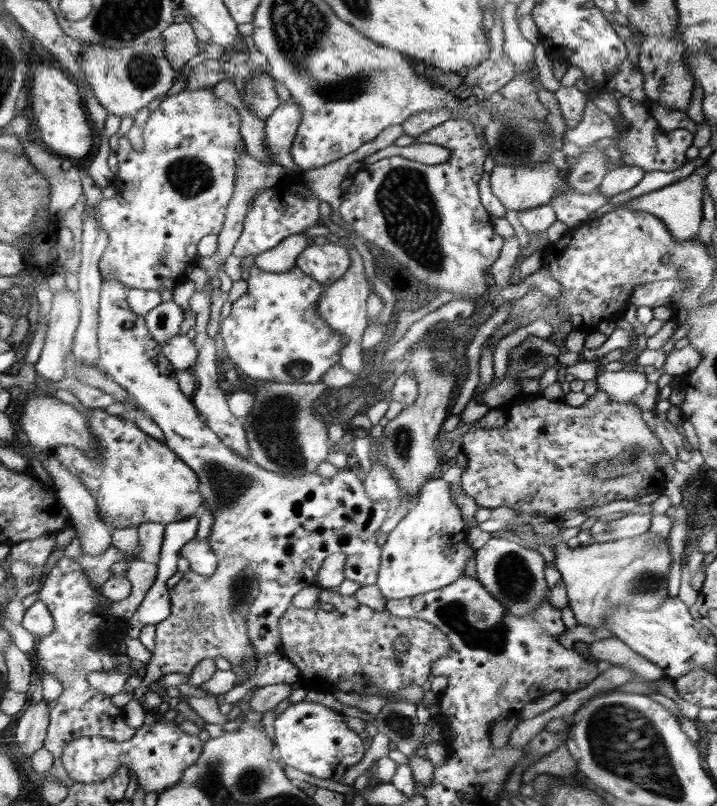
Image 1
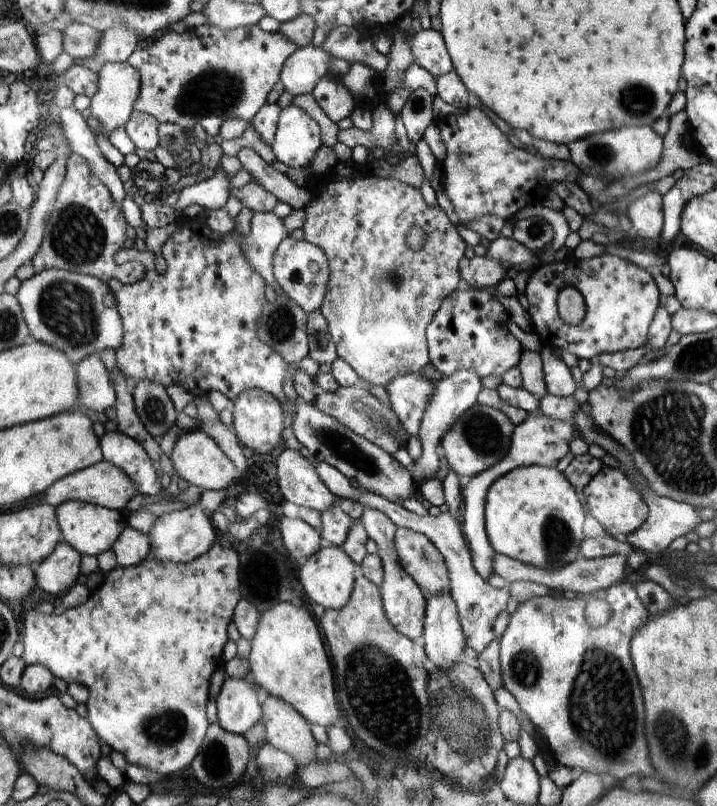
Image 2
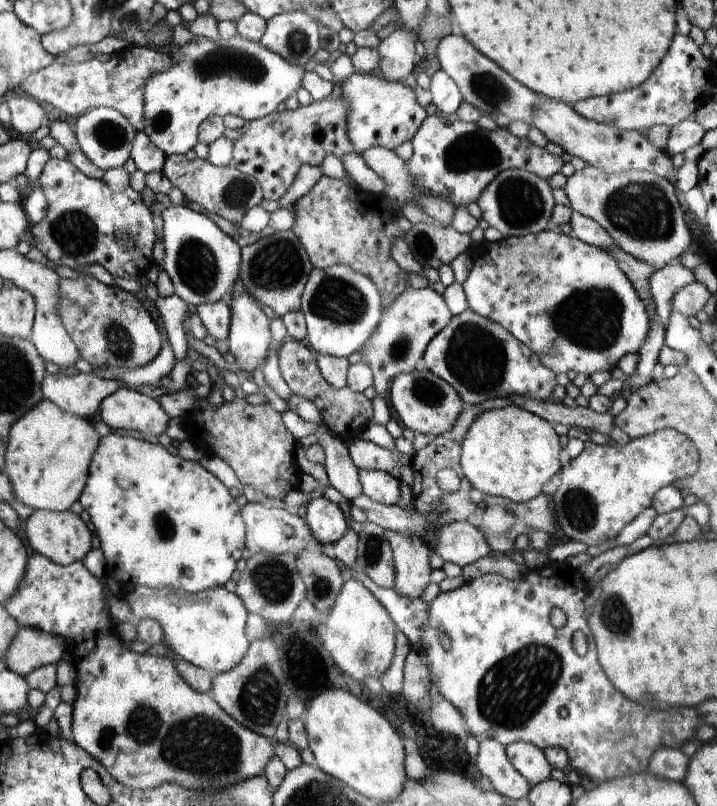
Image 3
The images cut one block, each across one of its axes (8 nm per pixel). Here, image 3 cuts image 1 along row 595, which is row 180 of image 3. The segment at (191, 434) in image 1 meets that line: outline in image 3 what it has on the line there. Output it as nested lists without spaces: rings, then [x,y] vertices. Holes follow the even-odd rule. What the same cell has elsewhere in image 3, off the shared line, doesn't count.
[[[330,96],[326,100],[314,101],[310,106],[299,106],[295,110],[285,110],[282,112],[274,111],[272,114],[255,121],[247,121],[242,127],[242,136],[234,141],[233,164],[238,170],[245,172],[248,176],[256,178],[260,184],[263,198],[268,201],[278,201],[294,184],[298,170],[302,166],[321,166],[322,160],[326,154],[334,154],[336,158],[342,161],[346,154],[358,154],[362,157],[361,152],[356,152],[352,142],[348,140],[346,134],[346,118],[348,118],[348,100],[344,96],[338,96],[336,100]]]

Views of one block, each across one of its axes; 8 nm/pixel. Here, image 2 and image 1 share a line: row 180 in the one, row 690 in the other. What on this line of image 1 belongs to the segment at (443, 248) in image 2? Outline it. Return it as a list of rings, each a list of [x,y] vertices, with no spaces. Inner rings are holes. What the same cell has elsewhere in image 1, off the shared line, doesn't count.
[[[334,588],[321,589],[320,594],[318,595],[318,602],[312,606],[312,608],[296,608],[294,605],[290,605],[287,608],[287,611],[280,617],[279,620],[279,635],[281,638],[281,648],[280,651],[286,658],[290,659],[290,662],[299,668],[299,681],[300,684],[307,688],[308,690],[324,691],[326,693],[335,693],[337,690],[341,690],[345,693],[356,693],[360,696],[380,696],[384,697],[387,694],[397,694],[398,691],[410,684],[416,684],[422,686],[428,676],[431,674],[432,664],[436,662],[440,657],[444,656],[451,647],[451,644],[448,640],[448,637],[445,636],[437,626],[434,626],[428,621],[410,617],[397,617],[394,616],[391,612],[387,610],[384,612],[378,612],[361,602],[358,602],[352,595],[340,595],[338,591],[335,591]],[[399,636],[408,637],[410,642],[410,647],[405,651],[397,651],[395,647],[395,641],[397,641]]]

